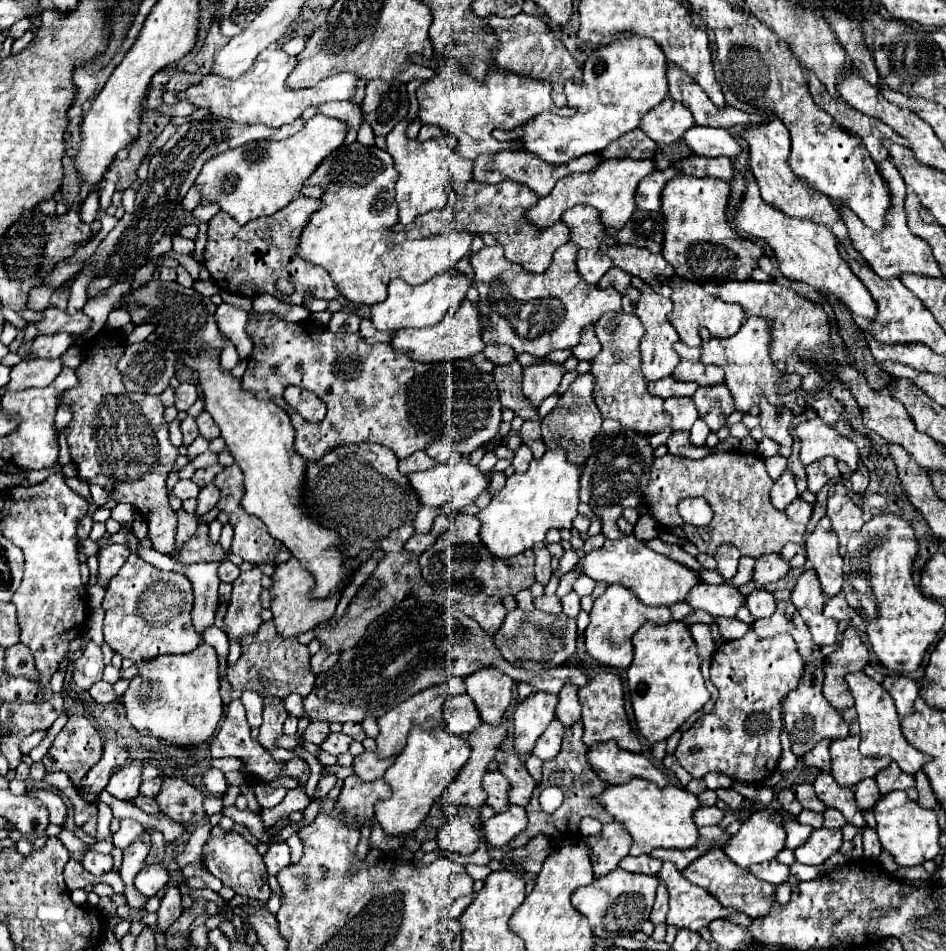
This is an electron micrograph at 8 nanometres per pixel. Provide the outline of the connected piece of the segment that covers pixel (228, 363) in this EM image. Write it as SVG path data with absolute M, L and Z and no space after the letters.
M225 340L225 346L223 346L223 350L221 350L221 366L225 366L227 370L231 370L237 362L239 362L239 356L237 356L237 350L235 350L235 346L229 342L229 340Z

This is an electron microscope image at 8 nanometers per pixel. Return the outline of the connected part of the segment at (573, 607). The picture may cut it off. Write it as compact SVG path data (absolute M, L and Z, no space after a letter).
M569 592L561 602L563 602L563 614L569 618L577 618L577 614L581 612L579 596L575 596L575 592Z

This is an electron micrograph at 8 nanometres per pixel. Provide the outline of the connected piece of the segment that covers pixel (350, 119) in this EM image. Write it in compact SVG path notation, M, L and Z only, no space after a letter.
M347 100L345 102L327 102L327 104L319 106L319 112L325 114L325 116L331 116L331 118L337 118L337 120L341 120L349 126L347 144L357 140L359 126L363 124L363 116L361 116L361 110L359 110L357 104L347 102Z

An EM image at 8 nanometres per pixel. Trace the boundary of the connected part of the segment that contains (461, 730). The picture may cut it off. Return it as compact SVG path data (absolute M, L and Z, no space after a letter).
M467 694L449 696L443 706L443 720L451 734L469 734L481 726L479 714L475 714L475 704Z

